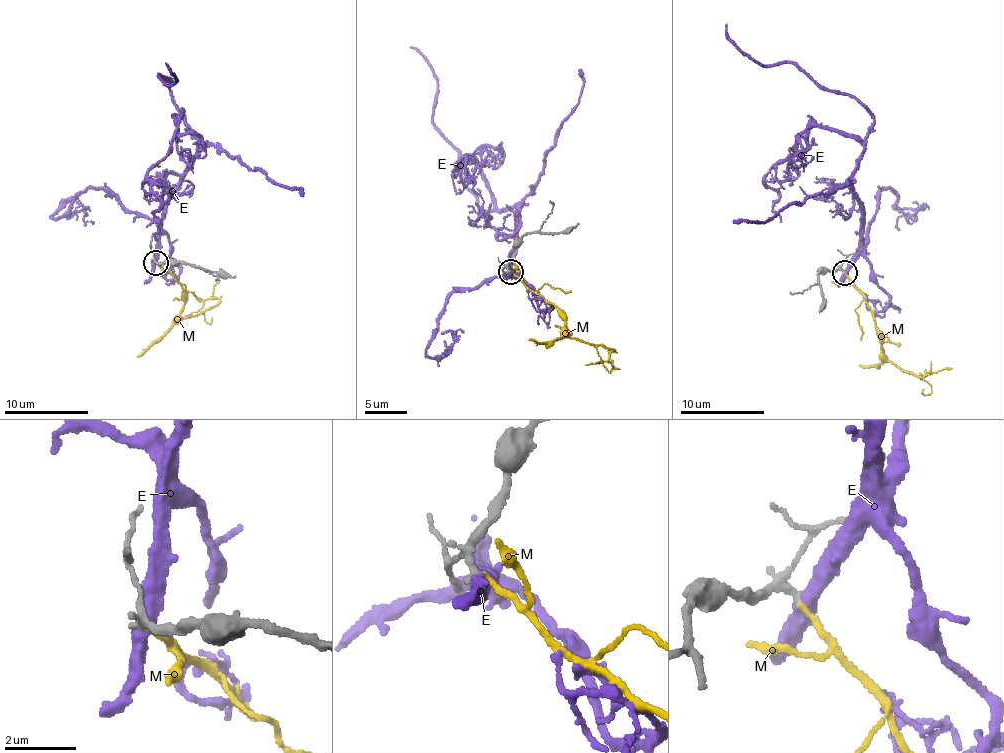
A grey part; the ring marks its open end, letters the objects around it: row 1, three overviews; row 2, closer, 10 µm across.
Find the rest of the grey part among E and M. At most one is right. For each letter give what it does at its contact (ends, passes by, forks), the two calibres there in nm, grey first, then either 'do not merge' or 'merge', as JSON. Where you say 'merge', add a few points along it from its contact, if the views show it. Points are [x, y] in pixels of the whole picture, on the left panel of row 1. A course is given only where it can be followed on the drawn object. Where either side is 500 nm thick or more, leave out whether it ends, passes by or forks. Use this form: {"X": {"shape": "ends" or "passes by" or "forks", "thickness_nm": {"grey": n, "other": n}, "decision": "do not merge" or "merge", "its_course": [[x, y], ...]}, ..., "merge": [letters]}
{"E": {"shape": "passes by", "thickness_nm": {"grey": 190, "other": 440}, "decision": "do not merge"}, "M": {"shape": "ends", "thickness_nm": {"grey": 180, "other": 170}, "decision": "merge", "its_course": [[156, 261], [182, 286], [184, 308], [180, 320], [203, 311], [205, 301], [221, 280]]}, "merge": ["M"]}

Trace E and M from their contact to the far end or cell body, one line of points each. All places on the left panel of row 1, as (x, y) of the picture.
E: (154, 263), (166, 200), (197, 150), (169, 91), (172, 81), (157, 75), (174, 84), (165, 63)
M: (156, 261), (182, 286), (184, 308), (180, 320), (203, 311), (205, 301), (221, 280)

